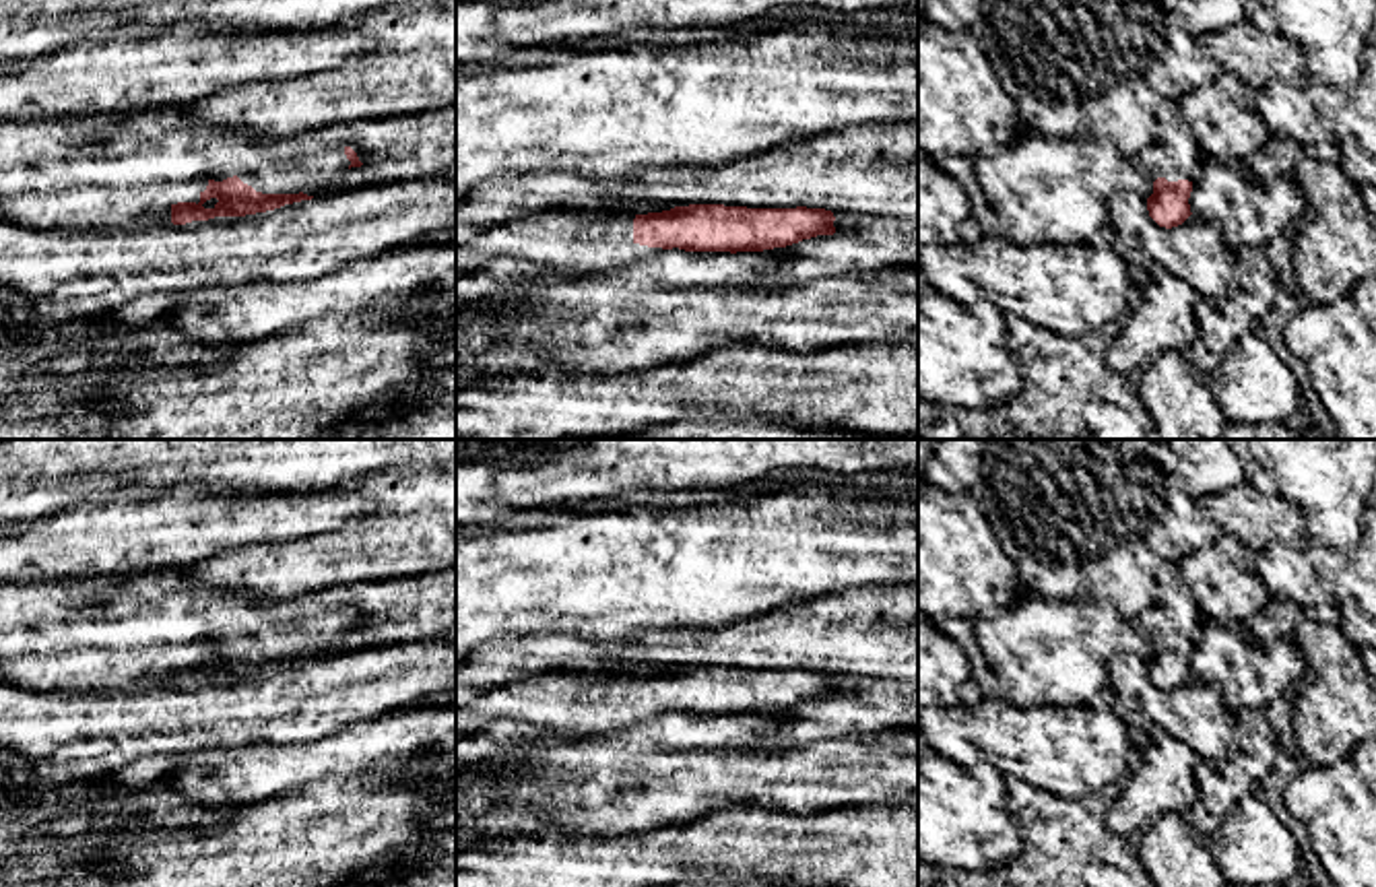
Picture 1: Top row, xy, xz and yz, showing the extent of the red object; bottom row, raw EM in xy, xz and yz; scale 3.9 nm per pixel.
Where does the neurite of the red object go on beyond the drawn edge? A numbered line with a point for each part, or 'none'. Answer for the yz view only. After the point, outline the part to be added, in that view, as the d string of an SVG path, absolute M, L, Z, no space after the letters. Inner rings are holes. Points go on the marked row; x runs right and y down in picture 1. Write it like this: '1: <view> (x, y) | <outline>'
1: yz (1174, 155) | M1161 97L1153 107L1153 118L1159 134L1151 149L1139 153L1137 167L1153 182L1166 177L1168 182L1188 179L1197 184L1205 157L1180 111L1180 103Z

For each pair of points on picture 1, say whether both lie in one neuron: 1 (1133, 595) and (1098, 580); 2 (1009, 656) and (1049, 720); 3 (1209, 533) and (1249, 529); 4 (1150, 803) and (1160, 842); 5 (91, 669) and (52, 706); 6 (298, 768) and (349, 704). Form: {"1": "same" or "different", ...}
{"1": "same", "2": "different", "3": "different", "4": "different", "5": "different", "6": "different"}

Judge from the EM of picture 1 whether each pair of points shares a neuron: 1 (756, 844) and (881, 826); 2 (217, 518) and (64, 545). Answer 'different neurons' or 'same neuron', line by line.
1: same neuron
2: same neuron

